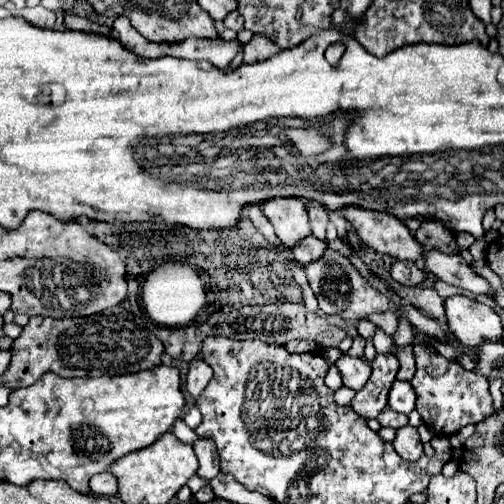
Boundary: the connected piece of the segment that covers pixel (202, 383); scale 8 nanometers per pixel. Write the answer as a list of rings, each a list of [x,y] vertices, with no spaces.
[[[201,358],[191,360],[191,362],[189,362],[187,380],[185,380],[185,386],[187,386],[189,394],[191,394],[193,398],[197,398],[197,396],[203,392],[203,388],[209,384],[211,376],[213,376],[211,368],[209,368]]]

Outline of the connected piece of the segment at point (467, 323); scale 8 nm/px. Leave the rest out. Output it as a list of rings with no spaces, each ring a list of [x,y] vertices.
[[[449,296],[445,300],[445,318],[449,332],[465,346],[475,346],[481,340],[501,338],[501,320],[485,304],[467,296]]]

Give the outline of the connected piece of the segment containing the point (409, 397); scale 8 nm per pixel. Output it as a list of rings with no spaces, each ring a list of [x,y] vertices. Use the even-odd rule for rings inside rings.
[[[395,380],[391,390],[389,390],[389,406],[395,412],[401,414],[411,414],[415,410],[415,390],[407,380]]]

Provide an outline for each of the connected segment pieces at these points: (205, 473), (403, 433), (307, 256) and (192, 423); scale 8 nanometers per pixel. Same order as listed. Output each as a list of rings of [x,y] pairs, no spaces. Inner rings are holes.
[[[197,438],[193,442],[193,450],[199,458],[199,470],[197,476],[201,478],[215,478],[219,474],[219,456],[217,456],[217,448],[215,442],[211,442],[209,438]]]
[[[409,424],[403,426],[403,428],[399,428],[397,436],[393,440],[393,448],[405,460],[419,460],[423,456],[423,444],[419,440],[417,428],[413,428]]]
[[[307,236],[293,246],[293,256],[297,262],[301,262],[305,266],[311,260],[317,260],[325,252],[325,248],[327,248],[327,242],[317,240],[315,236]]]
[[[195,404],[187,406],[183,420],[187,422],[187,426],[189,426],[189,428],[197,428],[197,426],[199,426],[199,422],[201,422],[201,412],[199,412],[199,408],[197,408]]]

